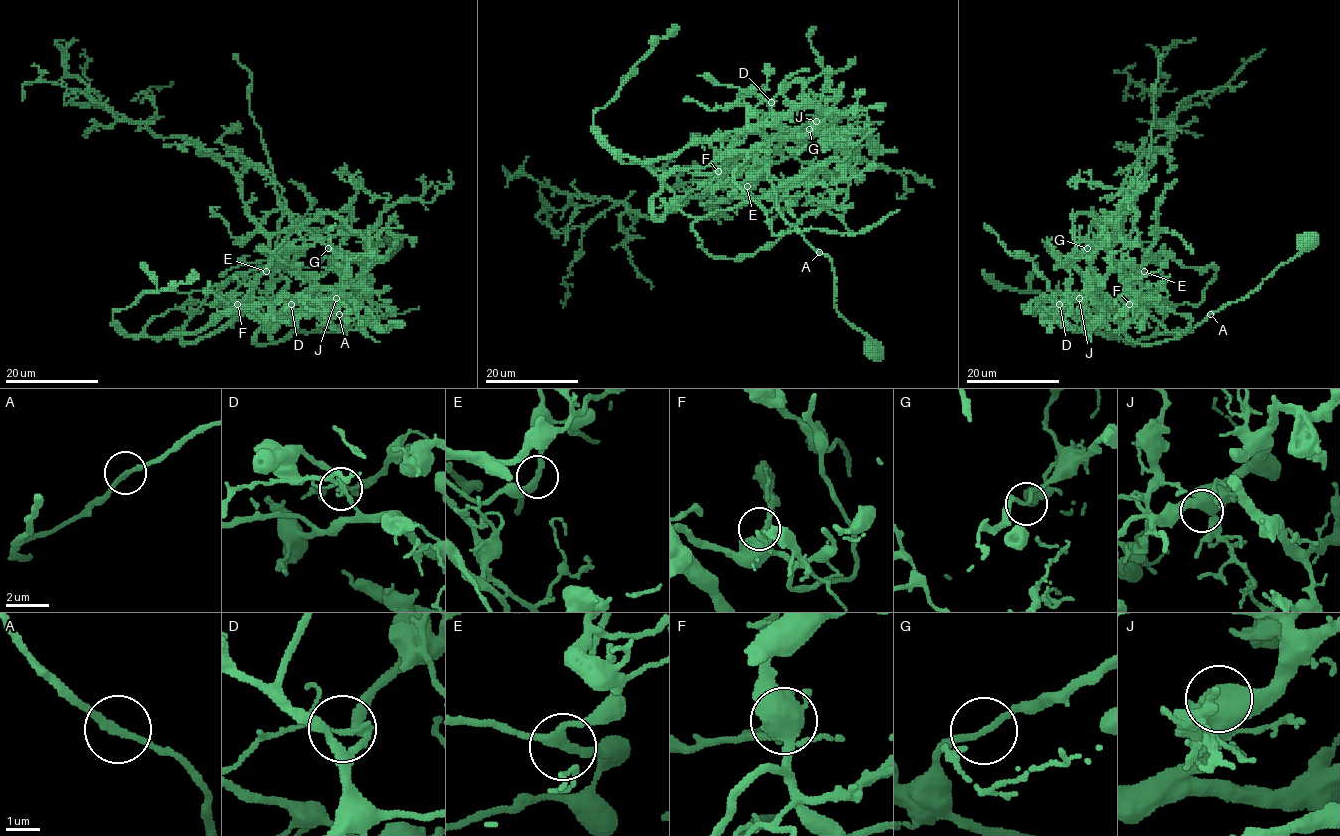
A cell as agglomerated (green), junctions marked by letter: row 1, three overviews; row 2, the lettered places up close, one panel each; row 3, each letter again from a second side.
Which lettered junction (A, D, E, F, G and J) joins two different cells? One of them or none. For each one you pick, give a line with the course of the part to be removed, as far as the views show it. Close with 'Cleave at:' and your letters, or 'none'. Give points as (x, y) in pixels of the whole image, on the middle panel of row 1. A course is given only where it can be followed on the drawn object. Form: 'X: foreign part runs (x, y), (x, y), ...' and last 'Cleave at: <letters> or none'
G: foreign part runs (809, 129), (849, 118), (816, 115), (797, 137), (774, 136), (660, 216), (605, 198), (546, 202), (558, 238)
Cleave at: G

